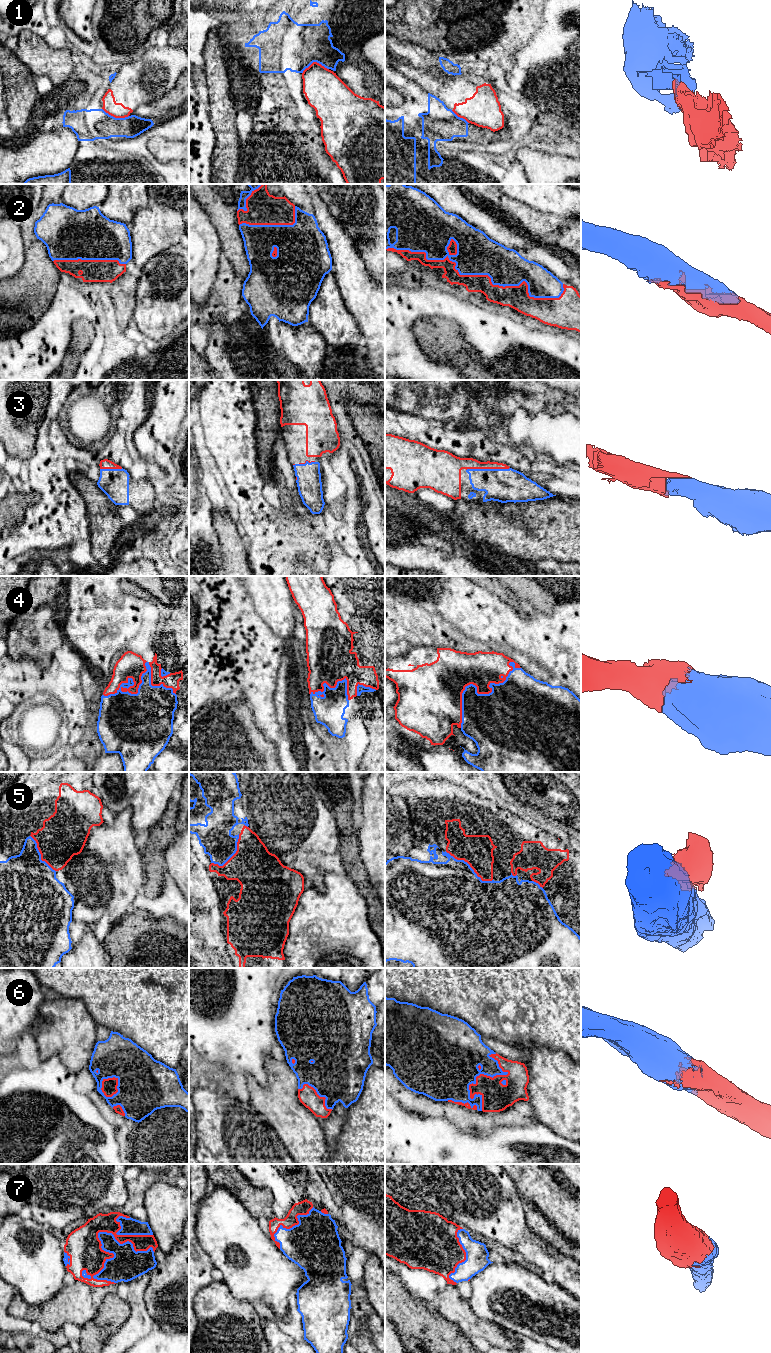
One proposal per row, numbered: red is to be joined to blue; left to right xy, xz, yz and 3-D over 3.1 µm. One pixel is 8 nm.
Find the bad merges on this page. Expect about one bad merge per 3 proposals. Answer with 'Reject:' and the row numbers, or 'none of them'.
Reject: 1, 5

